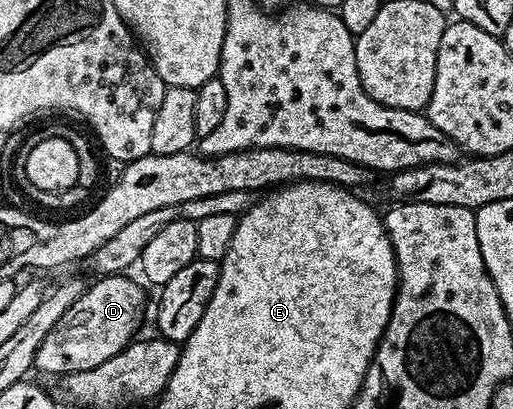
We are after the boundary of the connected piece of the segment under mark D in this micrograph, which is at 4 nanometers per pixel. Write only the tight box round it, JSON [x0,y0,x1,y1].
[34,273,146,376]

